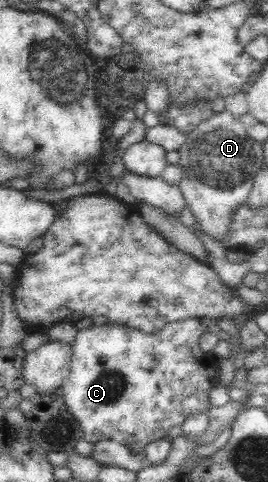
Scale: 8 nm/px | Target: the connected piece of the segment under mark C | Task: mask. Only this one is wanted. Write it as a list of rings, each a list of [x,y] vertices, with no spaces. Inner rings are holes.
[[[199,318],[180,319],[173,323],[168,323],[155,333],[148,334],[135,328],[119,323],[105,323],[100,321],[95,326],[81,329],[77,333],[75,341],[72,343],[71,365],[69,375],[64,379],[61,390],[63,390],[63,400],[69,413],[73,414],[73,418],[77,420],[77,426],[83,434],[83,439],[91,443],[101,441],[101,439],[113,440],[123,446],[129,448],[129,452],[136,454],[152,441],[161,439],[173,425],[180,425],[183,419],[188,417],[193,411],[205,411],[209,407],[209,389],[217,384],[217,370],[219,369],[219,361],[211,352],[201,351],[199,348],[199,339],[203,333],[207,332],[207,327]]]

